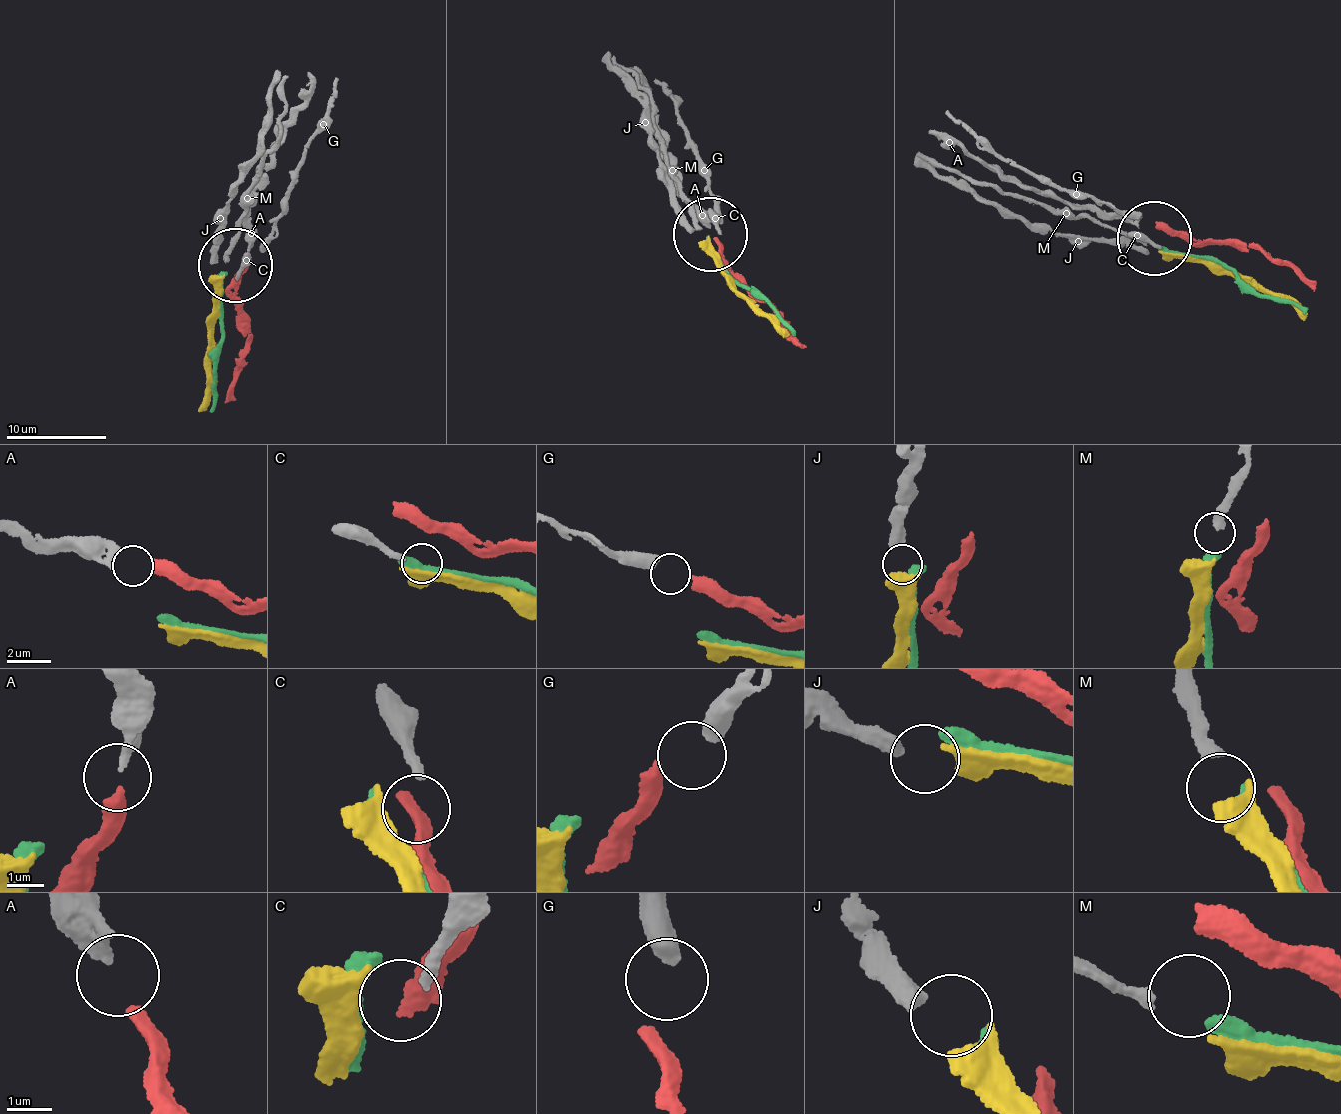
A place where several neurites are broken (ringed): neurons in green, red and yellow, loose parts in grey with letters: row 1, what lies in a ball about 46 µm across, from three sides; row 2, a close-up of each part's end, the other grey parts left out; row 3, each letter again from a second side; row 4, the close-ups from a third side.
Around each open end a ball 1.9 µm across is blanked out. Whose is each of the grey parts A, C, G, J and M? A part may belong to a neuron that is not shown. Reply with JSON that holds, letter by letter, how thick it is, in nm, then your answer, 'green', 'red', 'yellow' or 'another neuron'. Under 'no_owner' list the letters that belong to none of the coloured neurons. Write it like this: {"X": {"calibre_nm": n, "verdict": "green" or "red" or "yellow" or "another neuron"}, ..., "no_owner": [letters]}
{"A": {"calibre_nm": 360, "verdict": "red"}, "C": {"calibre_nm": 240, "verdict": "another neuron"}, "G": {"calibre_nm": 550, "verdict": "another neuron"}, "J": {"calibre_nm": 400, "verdict": "yellow"}, "M": {"calibre_nm": 320, "verdict": "green"}, "no_owner": ["C", "G"]}

